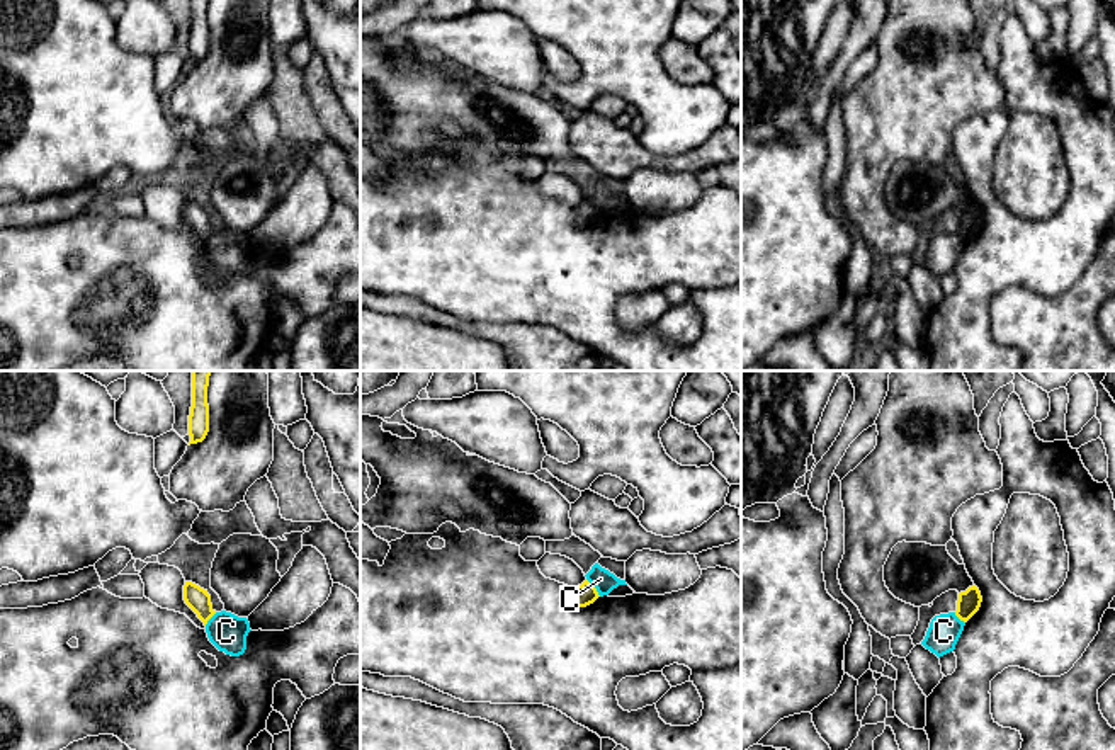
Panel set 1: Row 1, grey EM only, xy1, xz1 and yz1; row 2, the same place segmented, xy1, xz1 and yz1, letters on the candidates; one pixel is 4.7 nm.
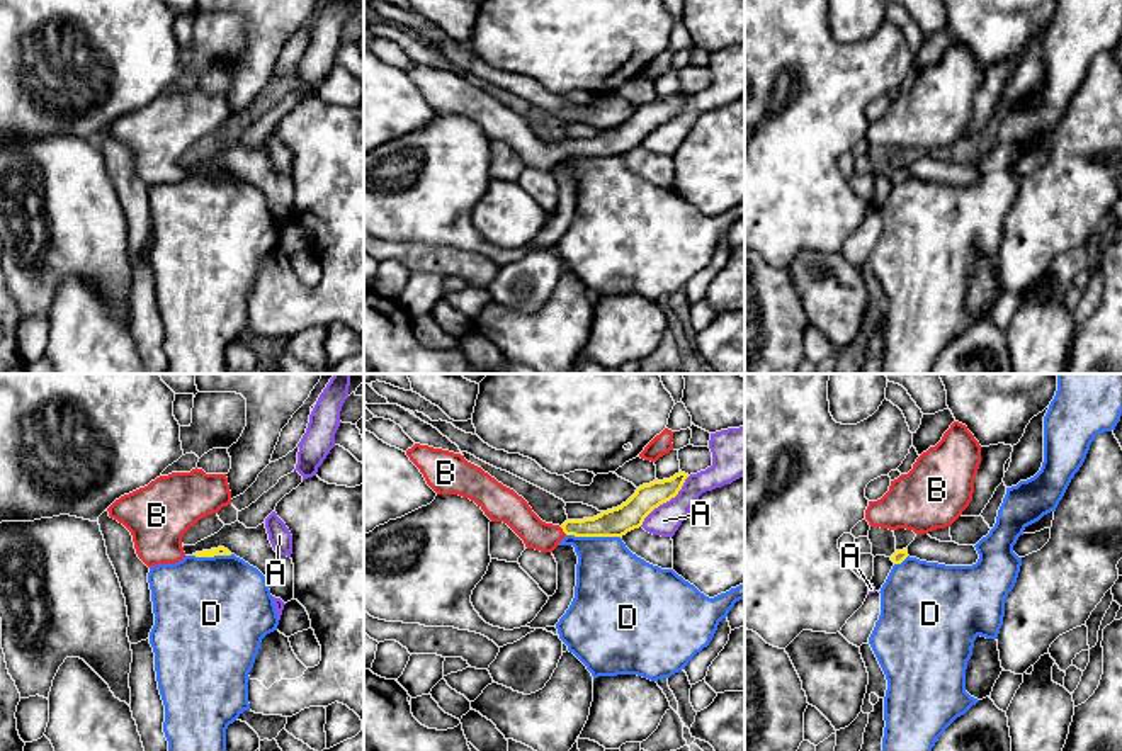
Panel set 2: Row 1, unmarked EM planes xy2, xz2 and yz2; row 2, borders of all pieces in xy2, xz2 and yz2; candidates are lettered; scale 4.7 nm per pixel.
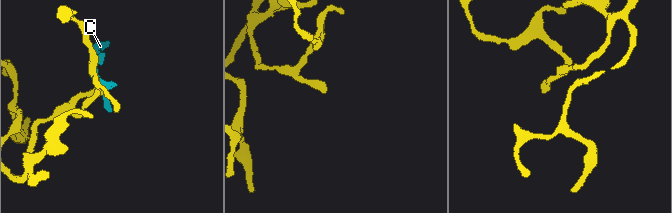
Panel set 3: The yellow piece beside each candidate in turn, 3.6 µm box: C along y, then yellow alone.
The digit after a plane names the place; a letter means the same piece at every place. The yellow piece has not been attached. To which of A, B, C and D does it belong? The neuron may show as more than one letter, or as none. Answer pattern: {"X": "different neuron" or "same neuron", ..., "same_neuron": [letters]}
{"A": "different neuron", "B": "same neuron", "C": "different neuron", "D": "different neuron", "same_neuron": ["B"]}

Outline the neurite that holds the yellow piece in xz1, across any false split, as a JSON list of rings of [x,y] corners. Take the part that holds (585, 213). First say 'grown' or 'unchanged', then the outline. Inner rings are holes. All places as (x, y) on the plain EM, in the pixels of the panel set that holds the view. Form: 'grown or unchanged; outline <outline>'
unchanged; outline [[[585,199],[581,204],[573,207],[573,211],[578,226],[586,226],[600,216],[597,207],[588,199]]]

